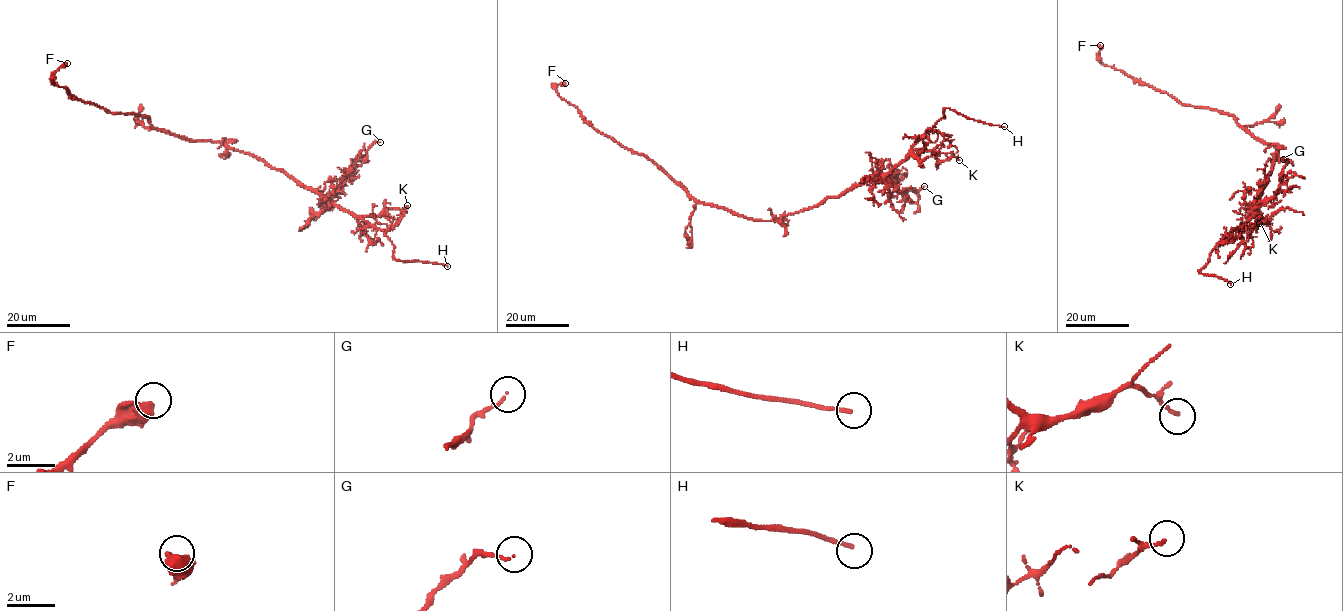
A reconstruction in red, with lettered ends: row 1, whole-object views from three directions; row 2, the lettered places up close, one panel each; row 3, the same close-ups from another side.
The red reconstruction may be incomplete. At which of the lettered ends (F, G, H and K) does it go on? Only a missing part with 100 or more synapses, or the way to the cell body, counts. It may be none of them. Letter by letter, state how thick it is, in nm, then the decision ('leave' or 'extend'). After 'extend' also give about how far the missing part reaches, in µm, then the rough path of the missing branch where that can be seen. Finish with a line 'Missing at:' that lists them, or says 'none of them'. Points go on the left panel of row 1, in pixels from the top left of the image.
F: calibre 600 nm; leave
G: calibre 110 nm; leave
H: calibre 140 nm; extend; missing 4 µm
K: calibre 140 nm; leave
Missing at: H

